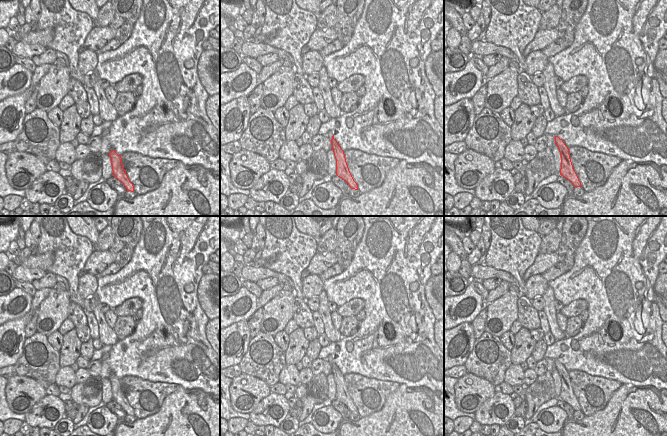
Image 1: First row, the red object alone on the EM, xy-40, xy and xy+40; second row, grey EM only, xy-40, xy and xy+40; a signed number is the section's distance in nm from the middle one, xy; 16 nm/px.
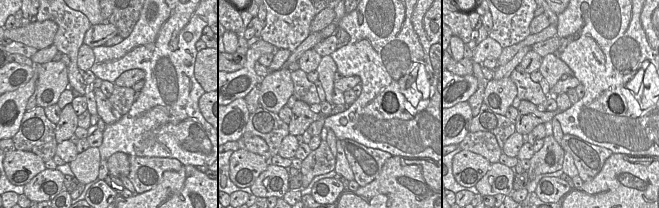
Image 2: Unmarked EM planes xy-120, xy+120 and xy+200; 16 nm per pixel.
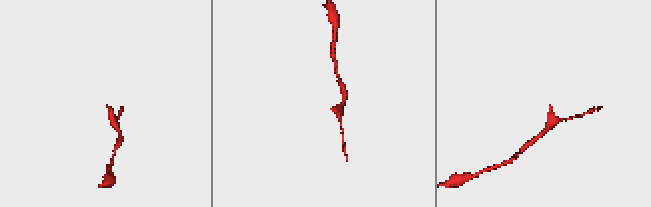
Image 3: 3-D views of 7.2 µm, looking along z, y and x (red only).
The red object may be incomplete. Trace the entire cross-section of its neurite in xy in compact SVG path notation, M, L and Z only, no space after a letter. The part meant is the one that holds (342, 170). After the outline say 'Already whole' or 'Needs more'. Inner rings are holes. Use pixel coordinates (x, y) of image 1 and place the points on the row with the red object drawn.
M334 130L329 131L327 136L331 141L331 149L333 150L336 159L336 175L347 182L351 189L358 190L358 185L349 171L344 151L334 139Z. Needs more.

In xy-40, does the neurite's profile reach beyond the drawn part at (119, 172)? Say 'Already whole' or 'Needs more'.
Already whole.

